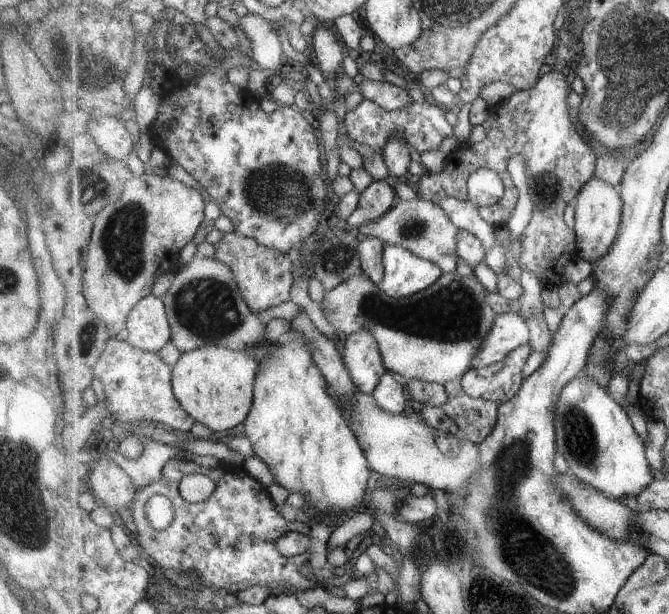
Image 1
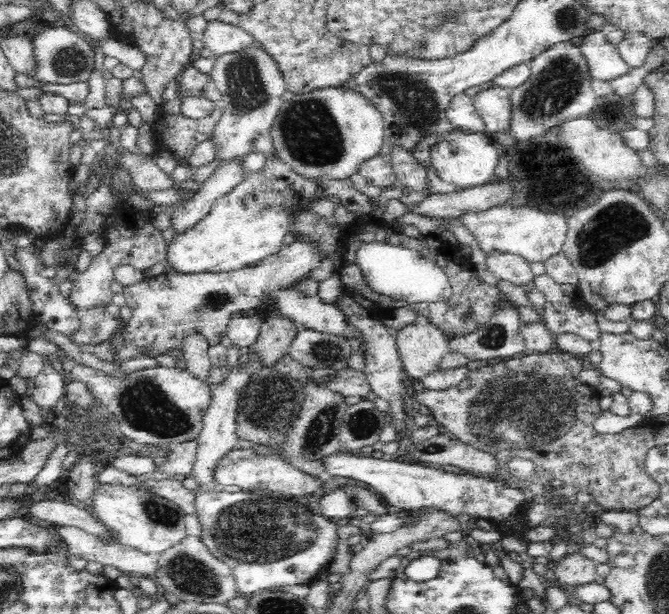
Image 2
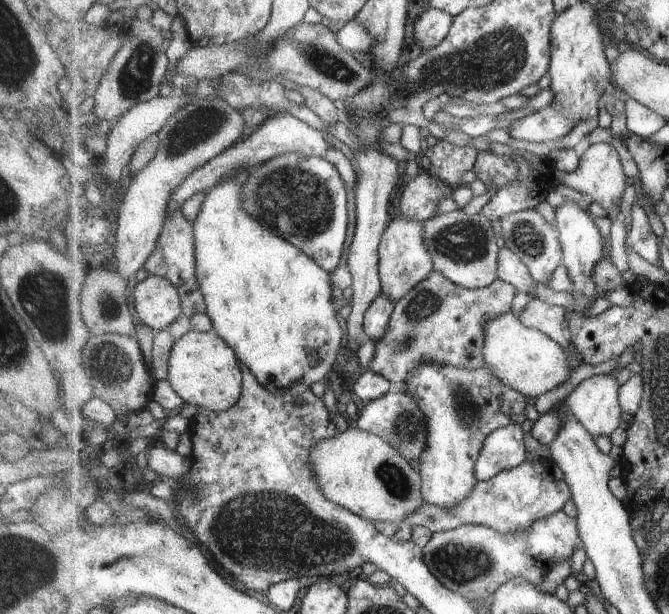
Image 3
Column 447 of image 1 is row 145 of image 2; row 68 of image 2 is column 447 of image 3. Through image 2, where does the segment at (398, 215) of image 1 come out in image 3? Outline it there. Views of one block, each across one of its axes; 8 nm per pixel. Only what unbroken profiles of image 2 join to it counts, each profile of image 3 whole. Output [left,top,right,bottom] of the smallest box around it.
[426,209,501,289]

